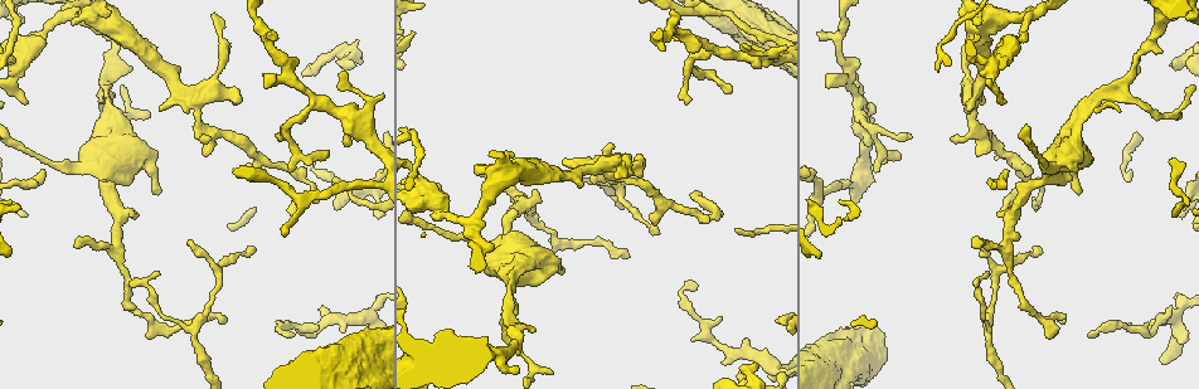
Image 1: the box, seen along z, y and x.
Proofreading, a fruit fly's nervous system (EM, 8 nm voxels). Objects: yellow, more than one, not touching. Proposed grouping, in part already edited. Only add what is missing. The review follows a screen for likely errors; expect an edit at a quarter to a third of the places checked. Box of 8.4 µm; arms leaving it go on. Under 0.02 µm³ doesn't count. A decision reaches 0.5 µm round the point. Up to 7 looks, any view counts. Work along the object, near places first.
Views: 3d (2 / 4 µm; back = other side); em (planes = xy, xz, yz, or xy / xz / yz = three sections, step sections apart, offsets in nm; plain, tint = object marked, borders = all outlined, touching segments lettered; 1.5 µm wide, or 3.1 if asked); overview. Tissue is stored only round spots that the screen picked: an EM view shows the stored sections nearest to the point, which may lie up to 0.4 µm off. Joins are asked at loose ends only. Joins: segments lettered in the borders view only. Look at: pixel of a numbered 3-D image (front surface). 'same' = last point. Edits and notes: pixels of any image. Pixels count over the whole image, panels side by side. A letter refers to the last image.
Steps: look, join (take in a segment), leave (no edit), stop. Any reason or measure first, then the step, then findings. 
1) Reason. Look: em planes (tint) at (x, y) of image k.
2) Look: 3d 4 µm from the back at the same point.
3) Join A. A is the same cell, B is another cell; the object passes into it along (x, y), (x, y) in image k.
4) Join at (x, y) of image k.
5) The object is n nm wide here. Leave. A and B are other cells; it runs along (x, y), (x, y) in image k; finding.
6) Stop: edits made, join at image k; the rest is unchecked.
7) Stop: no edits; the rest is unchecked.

Tapers out. Look: em xz step 4 (borders) at (696, 195) of image 1.

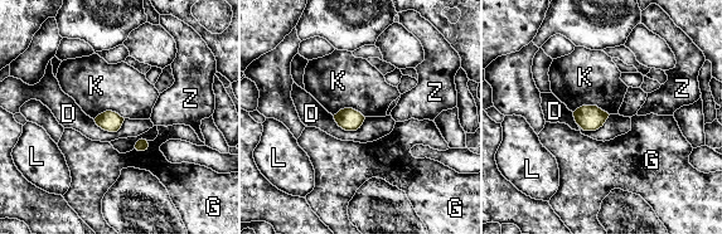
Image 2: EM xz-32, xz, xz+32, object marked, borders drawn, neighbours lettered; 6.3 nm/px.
Leave. D, G, K, L and Z are other cells; a border runs along (573, 111), (597, 106), (609, 115) in image 2; none of them fits.

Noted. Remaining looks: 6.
Branch stops here. Look: 3d 2 µm at (688, 100) of image 1.

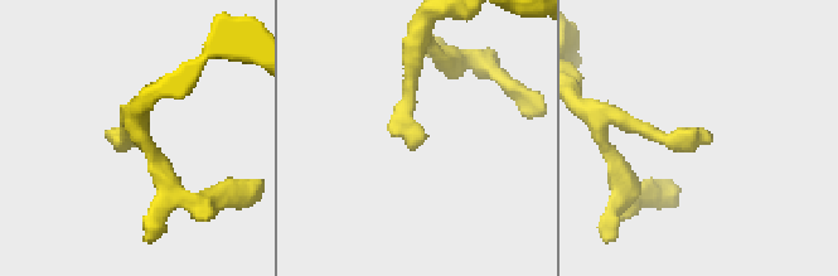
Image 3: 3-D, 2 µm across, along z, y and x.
Look: em planes (plain) at (699, 135) of image 3.

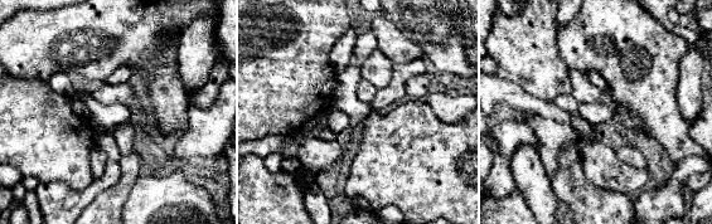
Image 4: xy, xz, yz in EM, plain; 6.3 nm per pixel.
What lies round it. Look: em planes (borders) at the same point.

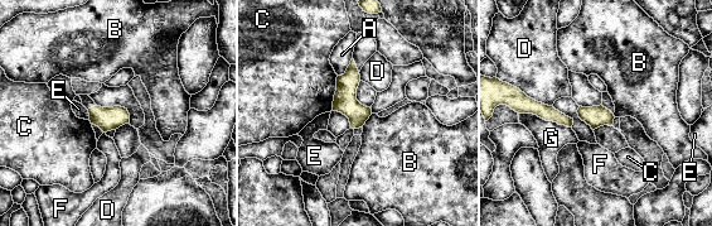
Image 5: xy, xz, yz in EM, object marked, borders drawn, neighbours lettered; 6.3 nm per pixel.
Leave. A, B, C, D, E, F and G are other cells; none of them fits.

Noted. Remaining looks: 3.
An open end. Look: em planes (tint) at (562, 273) of image 1.

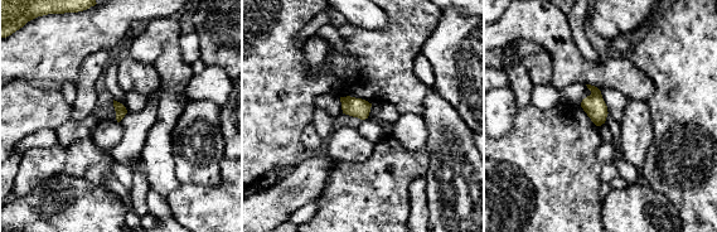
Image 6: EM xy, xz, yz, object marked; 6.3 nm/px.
Look: em planes (borders) at the same point.

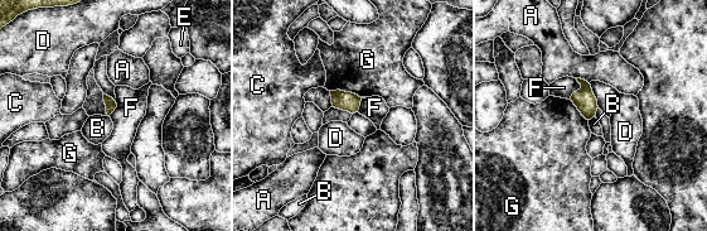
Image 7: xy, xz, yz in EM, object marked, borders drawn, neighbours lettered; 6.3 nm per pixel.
Leave. A, B, C, D, E, F and G are other cells; a border runs along (576, 78), (580, 87), (570, 99) in image 7; none of them fits.

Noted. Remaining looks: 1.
Stop: no edits; the rest is unchecked.

